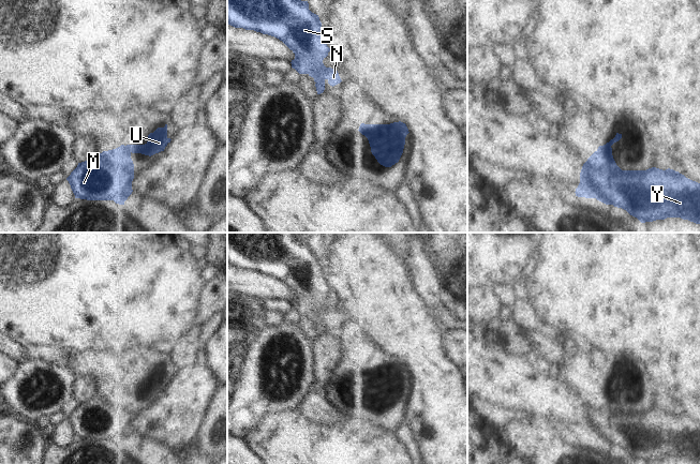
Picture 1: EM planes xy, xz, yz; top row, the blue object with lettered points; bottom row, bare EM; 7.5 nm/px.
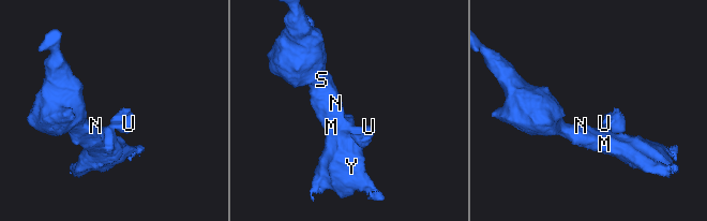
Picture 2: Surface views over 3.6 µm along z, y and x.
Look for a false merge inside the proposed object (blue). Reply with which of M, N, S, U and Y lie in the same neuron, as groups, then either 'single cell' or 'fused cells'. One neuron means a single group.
M N S Y / U; fused cells

